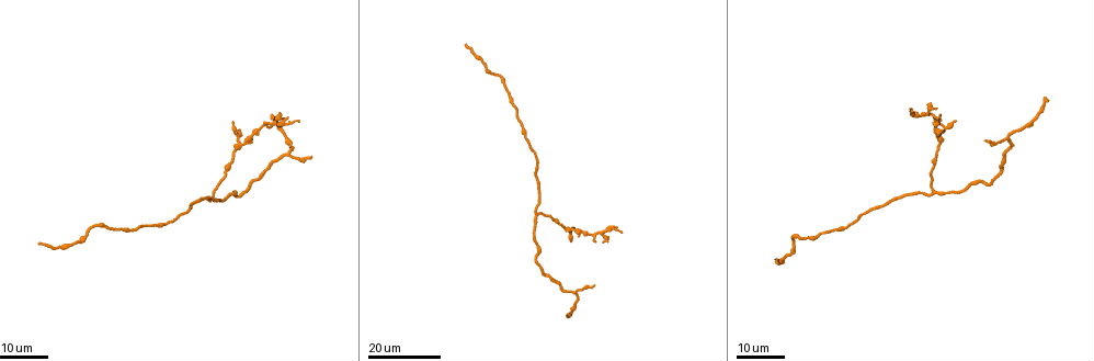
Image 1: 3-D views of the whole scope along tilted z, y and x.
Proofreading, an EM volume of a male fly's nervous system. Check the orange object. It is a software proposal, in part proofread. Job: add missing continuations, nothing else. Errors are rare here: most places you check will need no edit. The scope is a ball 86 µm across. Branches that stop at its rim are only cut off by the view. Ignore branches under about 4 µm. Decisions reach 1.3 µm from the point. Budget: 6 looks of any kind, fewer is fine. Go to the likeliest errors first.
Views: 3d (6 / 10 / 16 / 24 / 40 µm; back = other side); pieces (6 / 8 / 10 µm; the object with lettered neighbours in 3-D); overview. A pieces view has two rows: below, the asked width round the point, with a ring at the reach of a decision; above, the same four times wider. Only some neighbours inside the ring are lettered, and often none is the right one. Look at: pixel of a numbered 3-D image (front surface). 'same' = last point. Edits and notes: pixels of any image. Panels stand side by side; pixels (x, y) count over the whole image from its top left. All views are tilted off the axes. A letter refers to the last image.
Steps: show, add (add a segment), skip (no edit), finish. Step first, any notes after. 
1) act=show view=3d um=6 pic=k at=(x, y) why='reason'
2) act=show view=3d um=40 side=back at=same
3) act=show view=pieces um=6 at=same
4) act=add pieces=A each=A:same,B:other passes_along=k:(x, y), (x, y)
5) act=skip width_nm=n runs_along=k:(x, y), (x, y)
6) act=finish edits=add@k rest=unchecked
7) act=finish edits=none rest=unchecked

act=show view=3d um=16 pic=1 at=(286, 117) why='thin end'

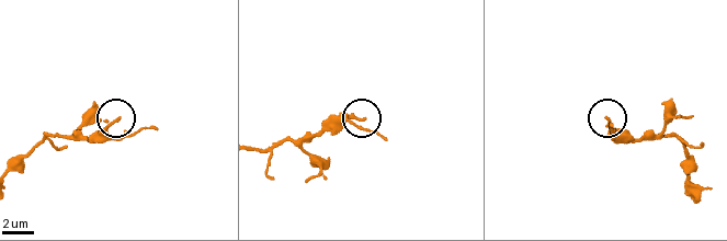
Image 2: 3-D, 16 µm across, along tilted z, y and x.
act=show view=pieces um=10 pic=2 at=(117, 117)

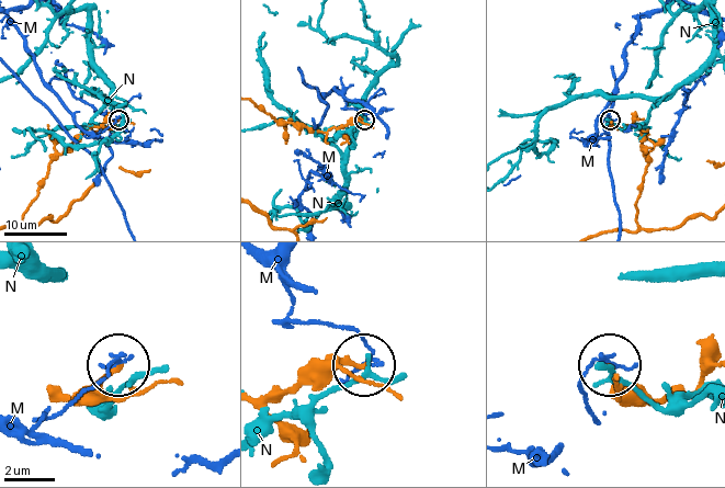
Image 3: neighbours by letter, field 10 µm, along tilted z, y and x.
act=skip each=M:other,N:other found='no lettered segment goes on from it'

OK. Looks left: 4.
act=show view=3d um=24 pic=1 at=(956, 120) why='tapers out'

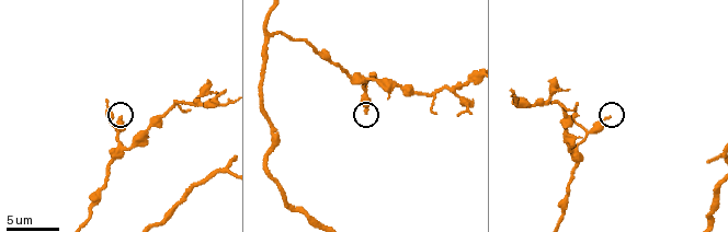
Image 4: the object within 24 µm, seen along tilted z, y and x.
act=show view=pieces um=8 pic=4 at=(610, 117)

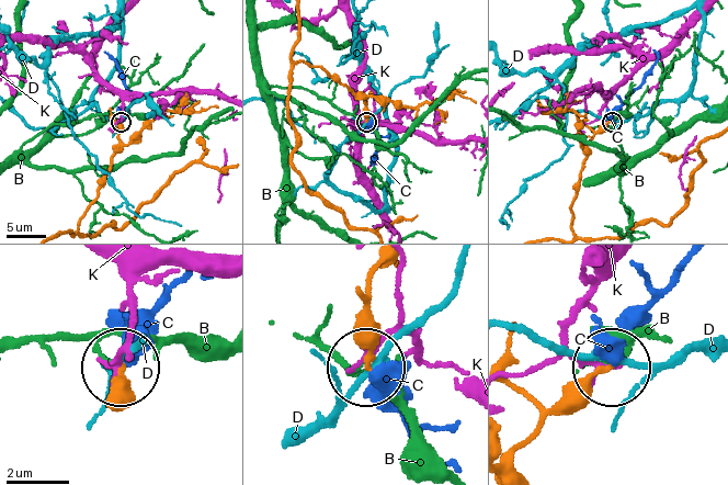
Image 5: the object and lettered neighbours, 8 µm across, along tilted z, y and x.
act=add pieces=C each=B:other,C:same,D:other,K:other passes_along=5:(523, 441), (577, 387), (611, 367), (680, 267) found='it goes on there'

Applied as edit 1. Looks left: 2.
act=show view=3d um=10 pic=4 at=(566, 90) why='an open end'

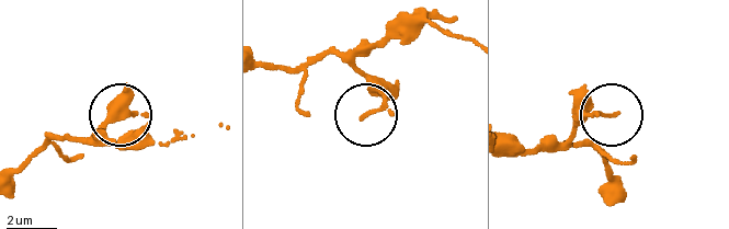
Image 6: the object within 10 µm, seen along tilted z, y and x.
act=show view=pieces um=8 pic=6 at=(618, 114) why='see the neighbours'

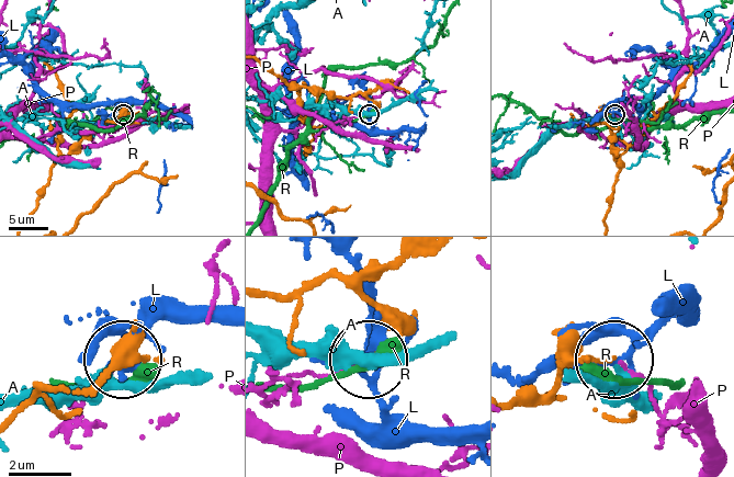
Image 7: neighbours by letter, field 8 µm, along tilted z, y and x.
act=skip each=A:other,L:other,P:other,R:other found='none of them fits'

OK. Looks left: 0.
act=finish edits=add@5 rest=unchecked

